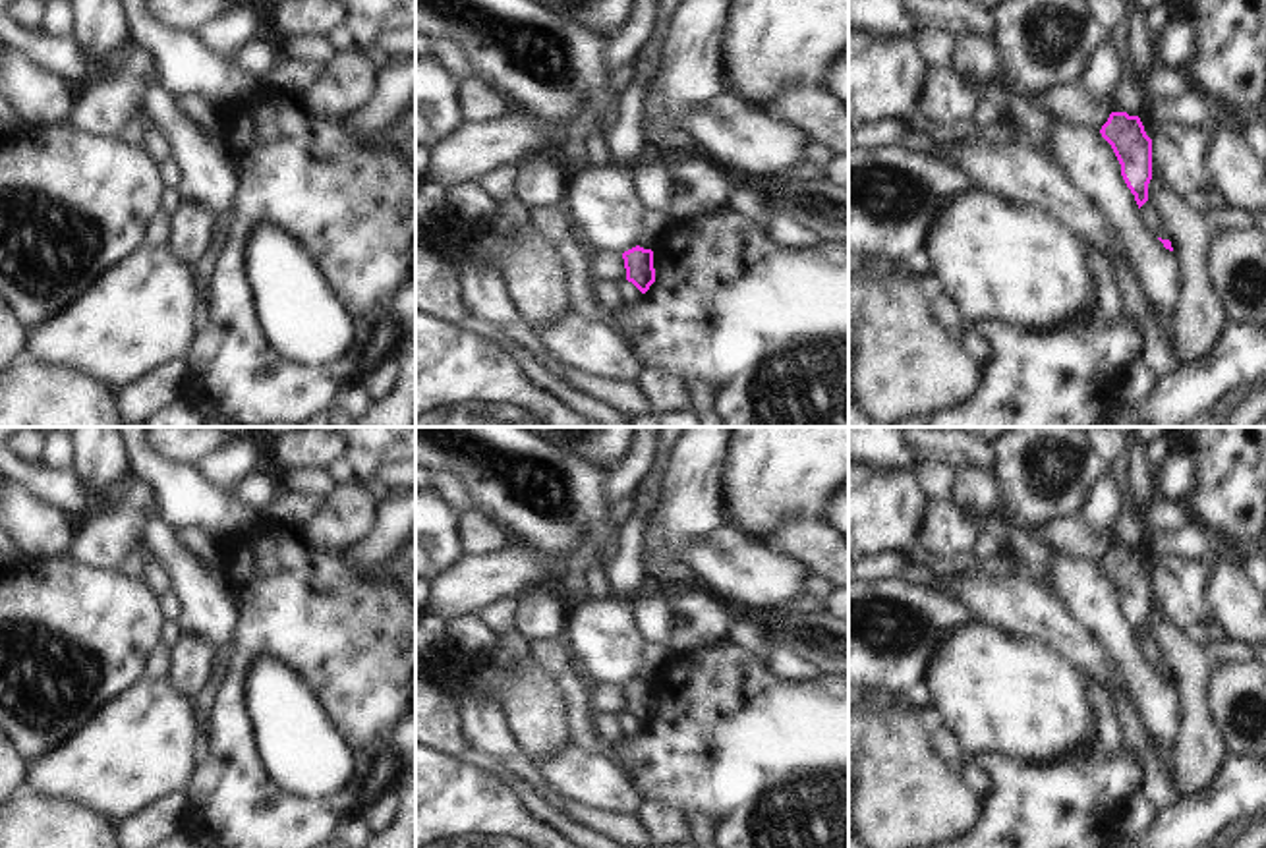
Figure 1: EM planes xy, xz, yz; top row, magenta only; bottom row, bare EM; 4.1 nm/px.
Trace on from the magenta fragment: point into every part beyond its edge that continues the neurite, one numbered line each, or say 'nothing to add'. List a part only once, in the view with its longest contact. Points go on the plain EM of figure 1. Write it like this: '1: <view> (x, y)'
nothing to add

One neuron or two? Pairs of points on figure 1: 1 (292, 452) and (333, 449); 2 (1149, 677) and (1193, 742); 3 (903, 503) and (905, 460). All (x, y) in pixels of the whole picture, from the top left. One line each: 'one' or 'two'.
1: one
2: two
3: two

